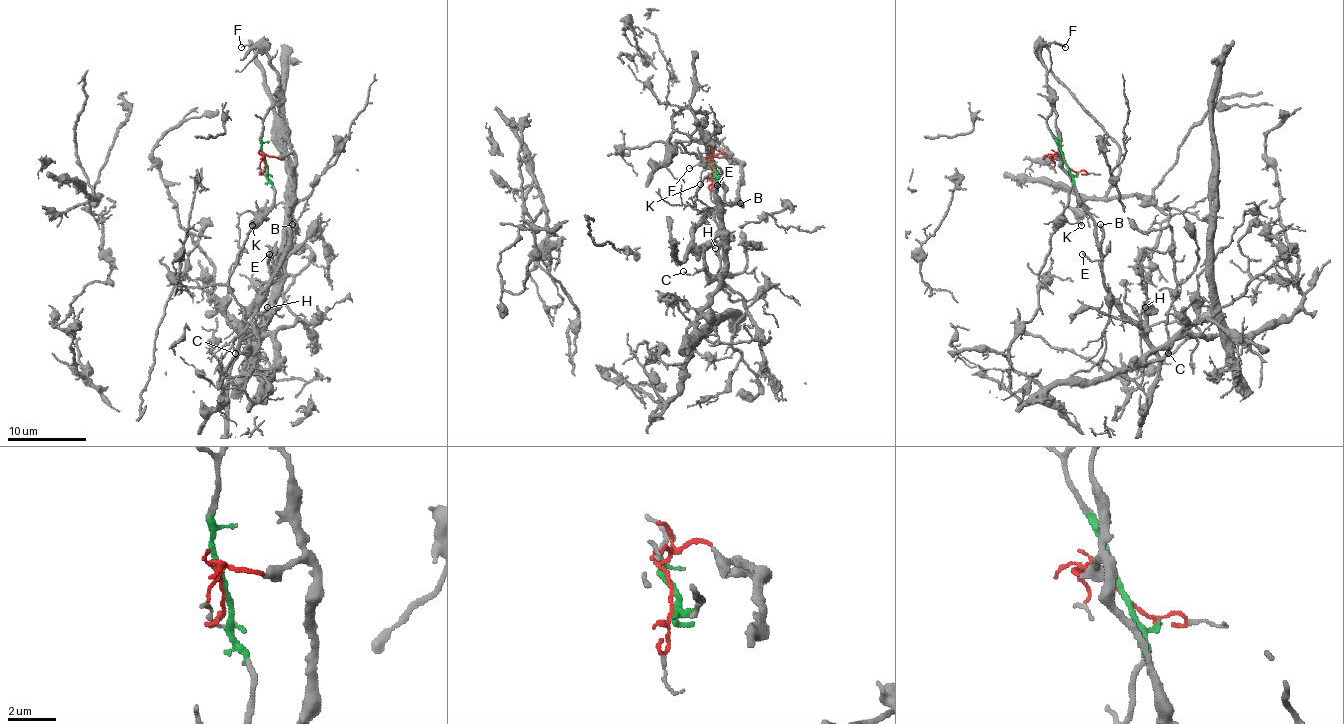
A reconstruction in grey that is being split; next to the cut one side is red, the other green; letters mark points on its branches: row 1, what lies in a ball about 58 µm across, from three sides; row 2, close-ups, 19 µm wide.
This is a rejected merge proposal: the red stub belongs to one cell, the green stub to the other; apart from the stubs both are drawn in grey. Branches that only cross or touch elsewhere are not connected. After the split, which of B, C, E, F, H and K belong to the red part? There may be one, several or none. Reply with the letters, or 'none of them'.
B, E, H

